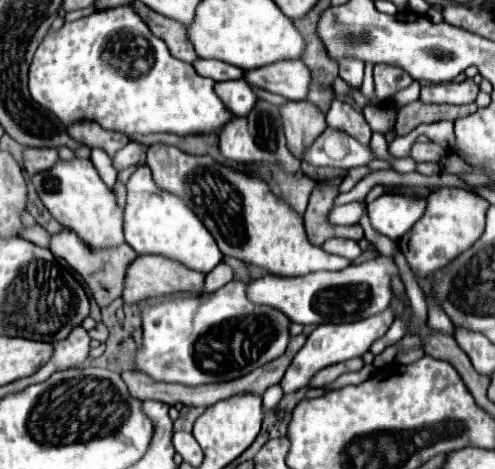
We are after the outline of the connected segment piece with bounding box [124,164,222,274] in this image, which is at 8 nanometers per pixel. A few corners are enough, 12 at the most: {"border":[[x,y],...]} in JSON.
{"border":[[146,164],[126,182],[124,236],[202,274],[216,240]]}

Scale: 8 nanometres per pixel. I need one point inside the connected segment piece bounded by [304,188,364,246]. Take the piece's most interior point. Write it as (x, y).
(321, 201)

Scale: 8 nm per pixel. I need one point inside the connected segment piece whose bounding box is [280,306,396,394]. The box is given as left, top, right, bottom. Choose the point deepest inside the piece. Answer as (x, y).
(328, 344)

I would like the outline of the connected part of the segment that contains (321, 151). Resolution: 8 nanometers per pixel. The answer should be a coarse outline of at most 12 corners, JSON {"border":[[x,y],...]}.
{"border":[[326,128],[302,160],[312,166],[356,168],[374,160],[370,146]]}

